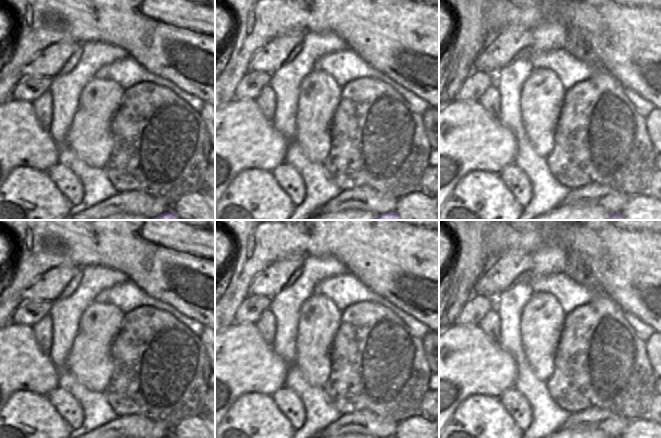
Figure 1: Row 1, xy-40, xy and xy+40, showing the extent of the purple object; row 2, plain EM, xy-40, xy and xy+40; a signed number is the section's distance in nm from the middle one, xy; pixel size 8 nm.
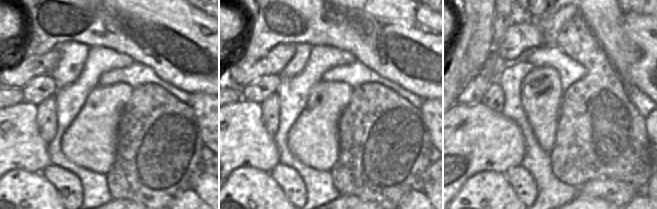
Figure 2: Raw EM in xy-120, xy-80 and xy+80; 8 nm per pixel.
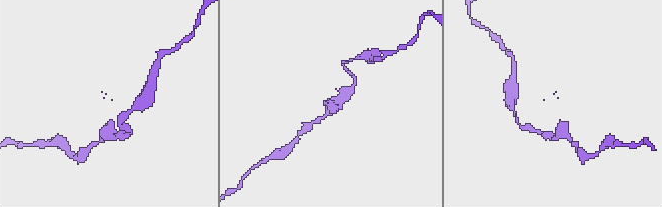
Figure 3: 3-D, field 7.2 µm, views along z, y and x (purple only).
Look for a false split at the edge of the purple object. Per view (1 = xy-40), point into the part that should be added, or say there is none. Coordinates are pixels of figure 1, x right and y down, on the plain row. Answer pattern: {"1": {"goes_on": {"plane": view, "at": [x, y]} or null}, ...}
{"1": {"goes_on": null}}

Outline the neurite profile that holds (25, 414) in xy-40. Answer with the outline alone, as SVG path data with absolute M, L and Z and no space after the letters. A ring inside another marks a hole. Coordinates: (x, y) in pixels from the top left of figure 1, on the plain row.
M27 390L13 392L0 410L0 438L68 438L71 431L47 396Z

